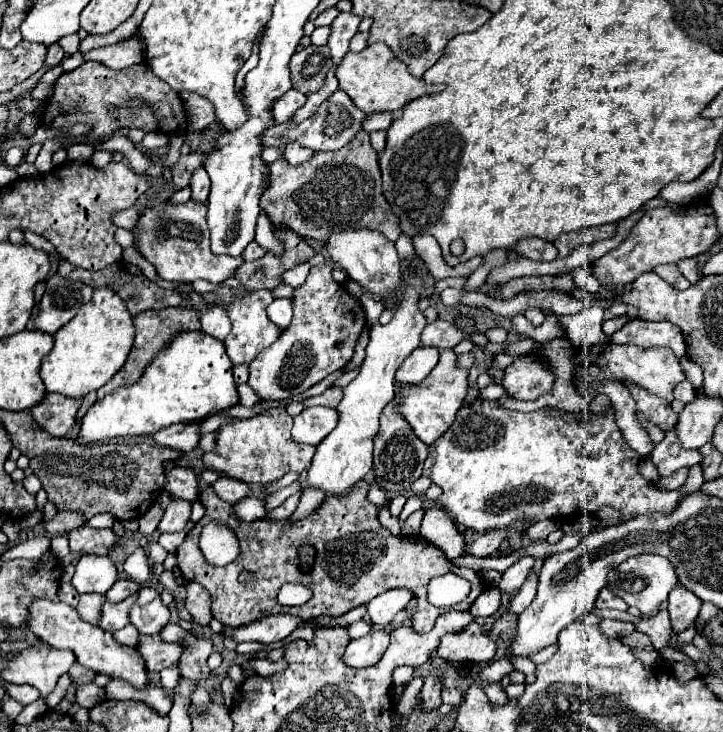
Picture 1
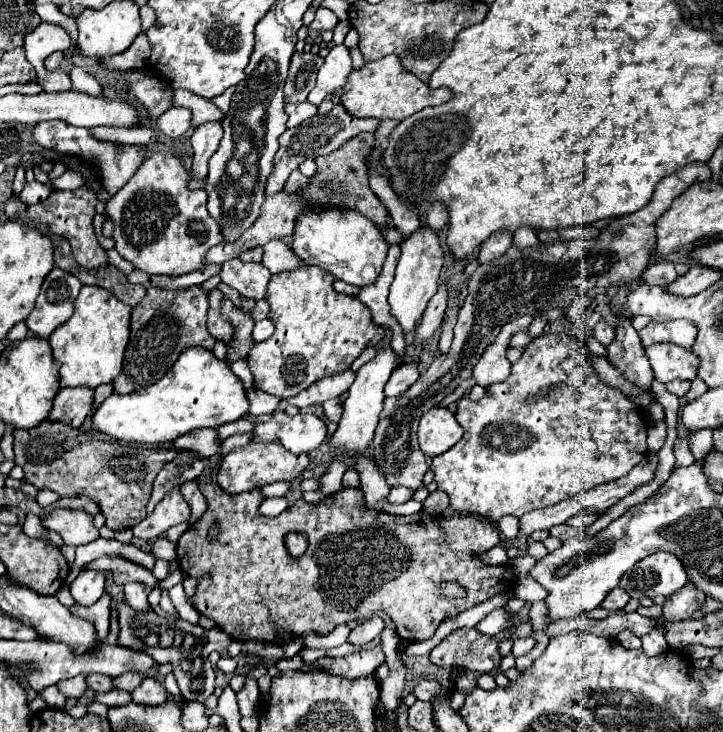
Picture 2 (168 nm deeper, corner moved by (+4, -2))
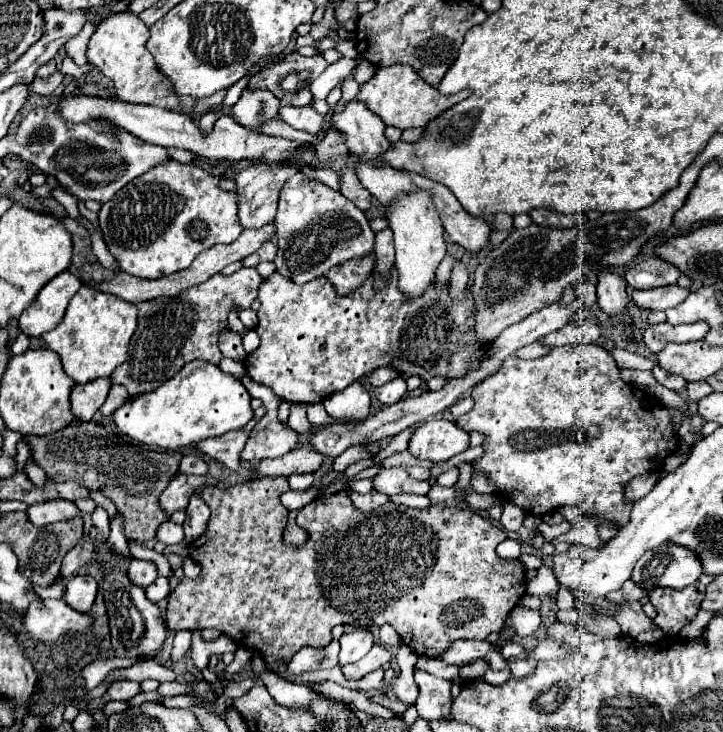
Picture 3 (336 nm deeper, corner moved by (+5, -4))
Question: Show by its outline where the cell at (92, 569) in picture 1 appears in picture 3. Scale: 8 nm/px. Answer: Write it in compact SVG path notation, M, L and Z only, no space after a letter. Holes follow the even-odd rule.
M76 575L76 577L66 581L64 601L72 609L76 609L80 613L86 613L86 611L90 611L94 599L96 599L96 581L94 581L94 577Z

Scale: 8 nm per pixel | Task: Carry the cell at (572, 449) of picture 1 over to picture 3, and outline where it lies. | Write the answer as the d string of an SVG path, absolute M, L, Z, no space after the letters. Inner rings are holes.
M576 345L576 347L554 347L550 351L550 355L542 357L542 359L532 359L532 361L524 361L518 359L516 355L510 355L508 359L504 359L502 367L496 371L496 375L490 375L488 379L482 379L474 389L472 389L472 399L474 399L474 407L470 413L462 415L456 425L460 425L462 429L474 429L484 433L484 449L486 455L474 463L474 467L478 471L484 471L496 485L496 489L502 493L504 499L514 501L514 505L518 505L520 509L524 509L530 515L544 515L548 511L560 509L565 506L576 506L584 509L588 515L600 517L608 523L614 523L618 527L624 527L630 521L630 511L634 501L626 501L624 499L624 485L648 471L658 471L664 465L664 459L674 453L678 449L678 433L674 429L672 423L672 411L668 407L664 407L654 395L632 387L628 383L622 381L620 377L620 369L616 365L616 361L612 359L612 355L608 351L604 351L600 345Z

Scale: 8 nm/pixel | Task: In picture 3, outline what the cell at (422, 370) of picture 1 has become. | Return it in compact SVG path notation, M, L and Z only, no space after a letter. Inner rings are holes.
M396 377L396 379L388 381L382 387L376 387L374 395L382 405L392 405L392 403L396 403L396 401L406 397L406 379L404 377Z

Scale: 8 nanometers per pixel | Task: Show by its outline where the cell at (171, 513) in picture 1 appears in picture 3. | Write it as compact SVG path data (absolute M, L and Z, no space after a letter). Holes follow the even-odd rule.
M178 473L170 485L164 489L160 497L160 507L172 515L174 511L184 511L188 507L188 499L192 493L196 493L198 487L204 487L206 477L196 477L196 475L182 475Z

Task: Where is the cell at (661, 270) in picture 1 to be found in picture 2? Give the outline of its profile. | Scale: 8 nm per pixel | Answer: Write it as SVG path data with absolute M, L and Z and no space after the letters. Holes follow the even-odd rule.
M655 261L655 263L651 263L651 265L645 269L641 281L649 283L649 285L667 287L667 285L671 285L677 277L679 277L679 275L675 273L673 263L669 263L669 261Z

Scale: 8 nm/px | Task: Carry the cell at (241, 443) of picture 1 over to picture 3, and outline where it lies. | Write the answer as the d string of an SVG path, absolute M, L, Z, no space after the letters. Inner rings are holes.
M292 449L284 457L264 459L258 463L260 475L294 475L294 473L314 473L324 463L324 455L314 449Z

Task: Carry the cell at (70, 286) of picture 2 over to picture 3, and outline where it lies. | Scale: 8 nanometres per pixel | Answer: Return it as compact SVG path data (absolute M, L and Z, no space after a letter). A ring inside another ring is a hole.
M68 271L46 283L46 287L36 295L34 303L18 317L20 331L28 337L40 337L48 329L60 325L70 299L78 293L80 287L80 279Z

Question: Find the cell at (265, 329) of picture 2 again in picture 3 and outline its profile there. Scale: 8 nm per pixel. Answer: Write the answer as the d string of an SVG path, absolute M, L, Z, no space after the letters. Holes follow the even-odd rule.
M252 329L252 331L246 331L244 333L244 337L242 337L242 345L244 345L244 351L250 355L252 351L256 351L256 347L258 347L258 343L260 343L260 337L256 335L256 331Z

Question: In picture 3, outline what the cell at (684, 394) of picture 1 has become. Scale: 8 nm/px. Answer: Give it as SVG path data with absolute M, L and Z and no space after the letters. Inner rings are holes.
M654 367L652 369L652 375L656 377L656 381L662 385L662 387L666 387L666 389L672 389L672 391L680 391L682 387L686 387L686 379L682 379L680 375L674 375L674 373L668 373L668 371L664 371L662 367Z

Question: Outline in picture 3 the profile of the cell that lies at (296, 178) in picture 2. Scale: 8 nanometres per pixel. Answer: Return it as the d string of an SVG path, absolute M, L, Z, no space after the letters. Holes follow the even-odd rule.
M296 173L286 179L280 189L274 225L278 239L278 255L274 259L276 271L300 285L326 275L334 265L352 257L364 257L374 249L374 231L370 229L364 213L340 191L334 191L316 177L308 177L304 173Z

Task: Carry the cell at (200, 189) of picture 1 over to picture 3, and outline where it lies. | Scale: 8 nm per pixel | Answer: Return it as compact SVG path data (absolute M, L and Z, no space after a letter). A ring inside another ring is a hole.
M212 107L210 111L206 111L206 113L202 115L202 119L200 119L200 129L202 129L204 133L208 133L208 131L214 127L216 119L222 117L222 115L224 115L224 113L222 113L218 107Z

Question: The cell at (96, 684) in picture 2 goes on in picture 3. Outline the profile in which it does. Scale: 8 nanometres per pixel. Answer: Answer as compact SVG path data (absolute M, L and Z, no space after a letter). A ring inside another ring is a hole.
M118 681L108 689L108 697L112 701L130 701L138 693L140 693L140 683L136 681Z

